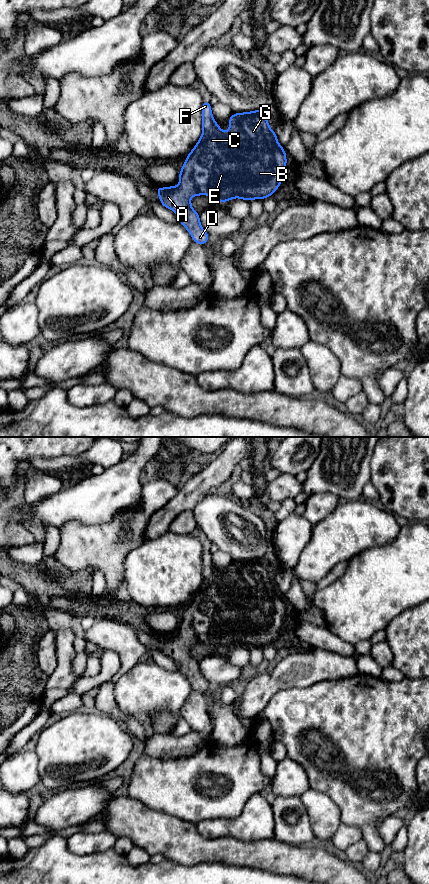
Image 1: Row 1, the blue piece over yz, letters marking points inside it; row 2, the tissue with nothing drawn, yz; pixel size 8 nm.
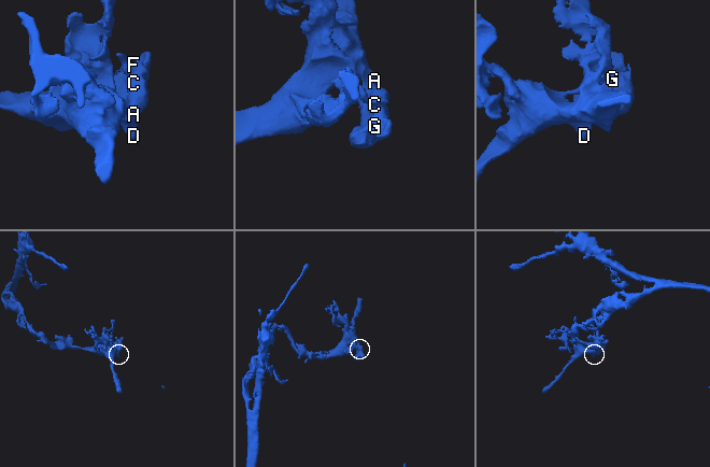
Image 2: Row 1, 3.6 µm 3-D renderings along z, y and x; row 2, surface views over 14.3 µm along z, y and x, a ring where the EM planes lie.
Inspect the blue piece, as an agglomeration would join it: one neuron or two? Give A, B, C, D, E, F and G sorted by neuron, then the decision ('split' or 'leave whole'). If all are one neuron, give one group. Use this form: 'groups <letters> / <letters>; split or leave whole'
groups A B C D E F G; leave whole

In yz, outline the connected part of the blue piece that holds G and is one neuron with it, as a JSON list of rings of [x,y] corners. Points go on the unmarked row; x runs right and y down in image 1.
[[[210,549],[203,550],[203,580],[180,618],[180,633],[156,636],[161,652],[174,659],[193,689],[201,694],[208,689],[210,682],[203,678],[199,661],[191,655],[190,643],[208,643],[218,650],[227,650],[233,646],[263,648],[272,644],[282,630],[287,612],[286,601],[268,572],[266,555],[267,553],[257,559],[232,562],[229,566],[230,577],[226,581],[214,568]]]

